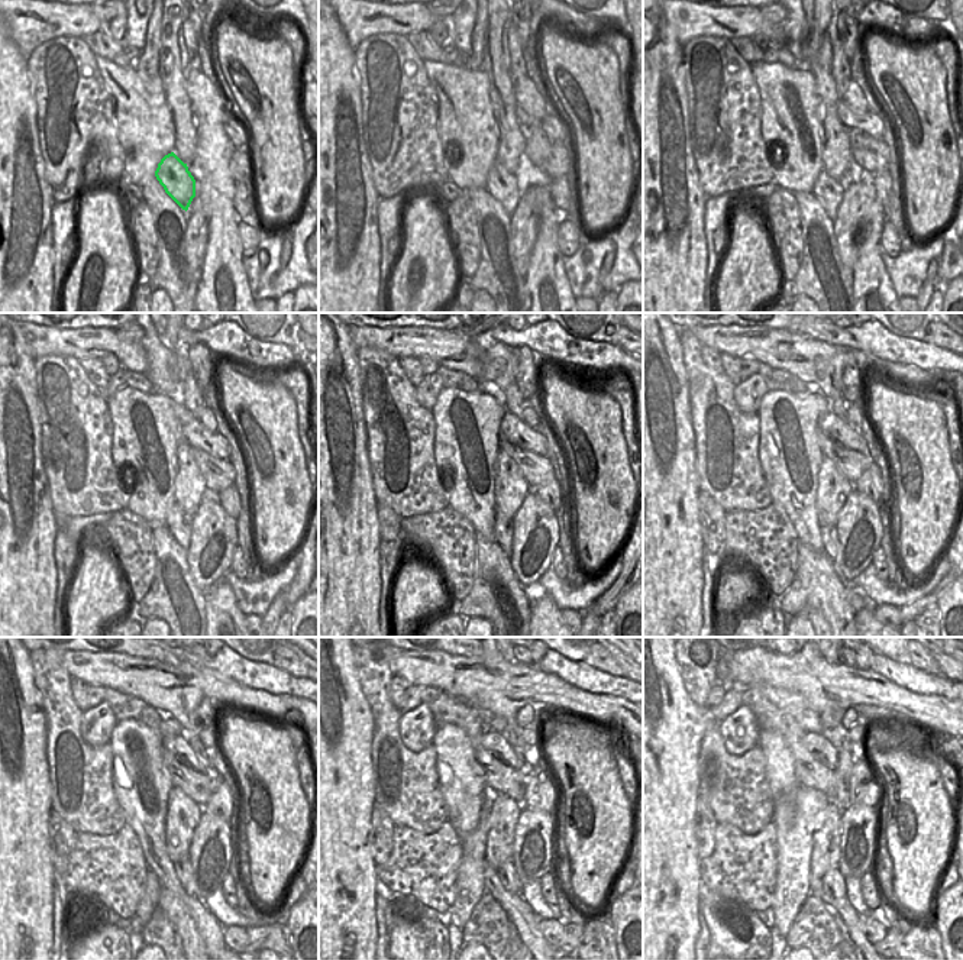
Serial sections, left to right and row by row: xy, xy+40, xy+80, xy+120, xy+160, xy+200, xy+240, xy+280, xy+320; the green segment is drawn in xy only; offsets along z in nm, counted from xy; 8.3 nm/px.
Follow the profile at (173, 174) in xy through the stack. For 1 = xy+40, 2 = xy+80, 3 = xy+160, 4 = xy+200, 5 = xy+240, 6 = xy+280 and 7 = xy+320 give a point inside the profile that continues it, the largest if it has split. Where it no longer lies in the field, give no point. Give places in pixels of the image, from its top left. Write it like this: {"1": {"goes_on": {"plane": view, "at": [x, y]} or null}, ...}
{"1": {"goes_on": {"plane": "xy+40", "at": [506, 187]}}, "2": {"goes_on": {"plane": "xy+80", "at": [829, 191]}}, "3": {"goes_on": {"plane": "xy+160", "at": [503, 526]}}, "4": {"goes_on": {"plane": "xy+200", "at": [829, 535]}}, "5": {"goes_on": {"plane": "xy+240", "at": [183, 868]}}, "6": {"goes_on": {"plane": "xy+280", "at": [507, 873]}}, "7": {"goes_on": {"plane": "xy+320", "at": [833, 881]}}}

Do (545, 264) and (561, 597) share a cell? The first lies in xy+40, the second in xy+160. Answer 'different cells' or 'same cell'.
different cells

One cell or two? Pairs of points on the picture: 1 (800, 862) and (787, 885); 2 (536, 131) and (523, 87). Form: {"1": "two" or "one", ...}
{"1": "one", "2": "one"}

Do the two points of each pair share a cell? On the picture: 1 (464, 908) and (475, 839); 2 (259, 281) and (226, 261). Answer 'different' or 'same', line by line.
1: same
2: different

